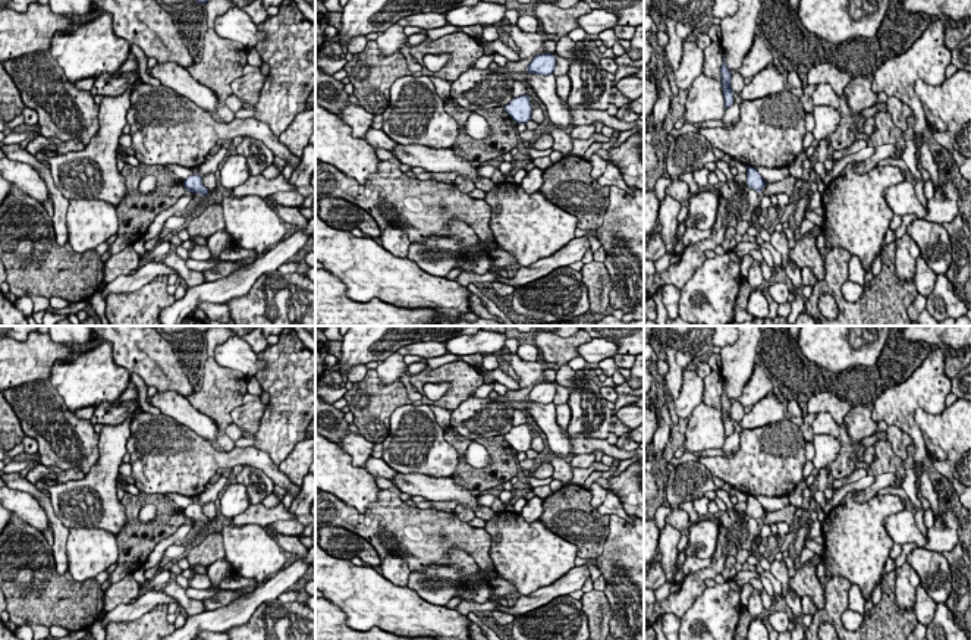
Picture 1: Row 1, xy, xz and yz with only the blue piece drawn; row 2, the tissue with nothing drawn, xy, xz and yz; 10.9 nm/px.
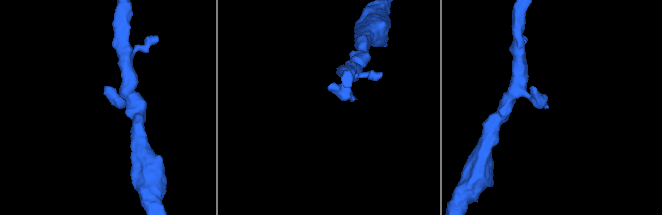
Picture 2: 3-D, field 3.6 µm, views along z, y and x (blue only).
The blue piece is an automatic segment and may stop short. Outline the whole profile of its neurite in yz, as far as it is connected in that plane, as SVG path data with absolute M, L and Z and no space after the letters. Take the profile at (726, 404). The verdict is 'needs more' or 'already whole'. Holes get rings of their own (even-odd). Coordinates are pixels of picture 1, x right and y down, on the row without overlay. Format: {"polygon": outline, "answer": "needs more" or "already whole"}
{"polygon": "M725 385L722 390L720 405L722 405L720 412L722 412L722 420L725 426L725 436L729 437L735 430L733 430L733 421L730 417L732 401L725 392Z", "answer": "already whole"}

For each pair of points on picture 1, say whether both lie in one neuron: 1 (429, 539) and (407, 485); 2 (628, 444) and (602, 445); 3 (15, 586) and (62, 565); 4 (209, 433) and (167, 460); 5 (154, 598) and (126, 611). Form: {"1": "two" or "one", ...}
{"1": "two", "2": "two", "3": "two", "4": "two", "5": "one"}

